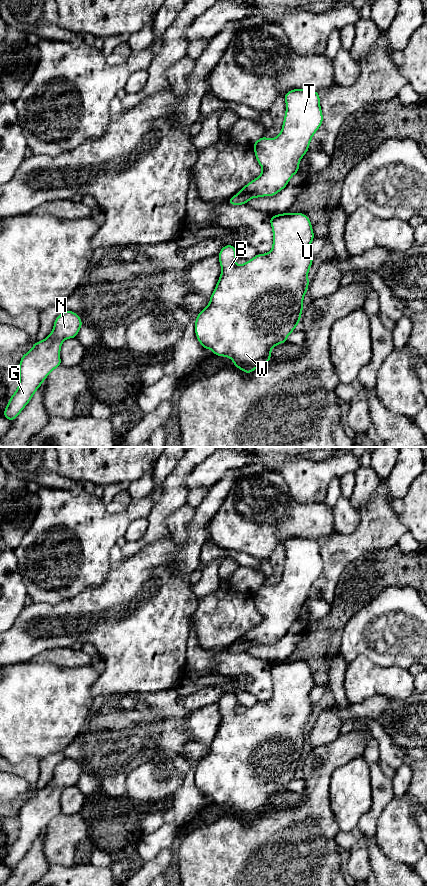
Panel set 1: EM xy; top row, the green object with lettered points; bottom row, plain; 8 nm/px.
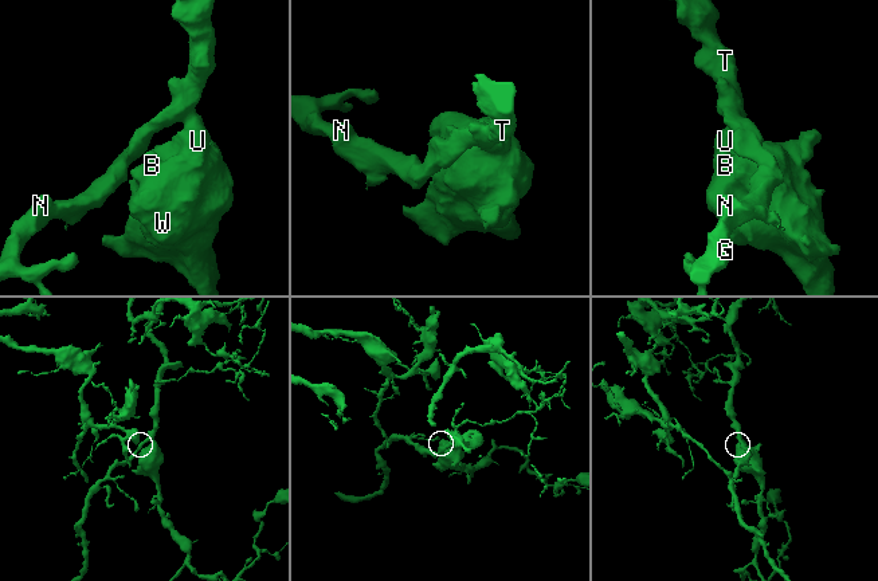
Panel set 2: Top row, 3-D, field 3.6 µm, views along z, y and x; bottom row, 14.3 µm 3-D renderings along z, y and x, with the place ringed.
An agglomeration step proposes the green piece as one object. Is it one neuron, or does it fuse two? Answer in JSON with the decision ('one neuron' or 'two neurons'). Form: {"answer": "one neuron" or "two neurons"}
{"answer": "one neuron"}

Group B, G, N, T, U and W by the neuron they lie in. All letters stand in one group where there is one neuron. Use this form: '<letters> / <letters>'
B G N T U W

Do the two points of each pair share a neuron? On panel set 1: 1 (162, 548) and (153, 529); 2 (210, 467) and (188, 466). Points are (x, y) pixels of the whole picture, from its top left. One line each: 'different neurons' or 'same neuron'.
1: different neurons
2: different neurons

